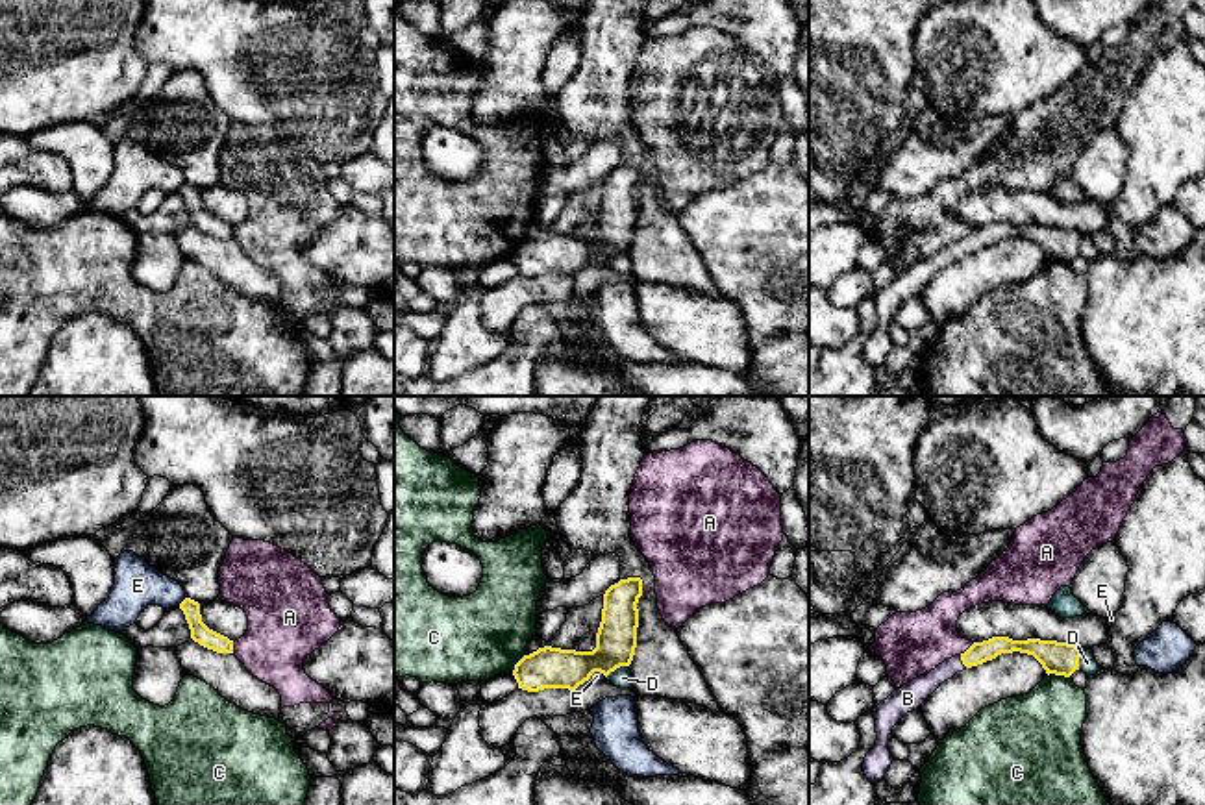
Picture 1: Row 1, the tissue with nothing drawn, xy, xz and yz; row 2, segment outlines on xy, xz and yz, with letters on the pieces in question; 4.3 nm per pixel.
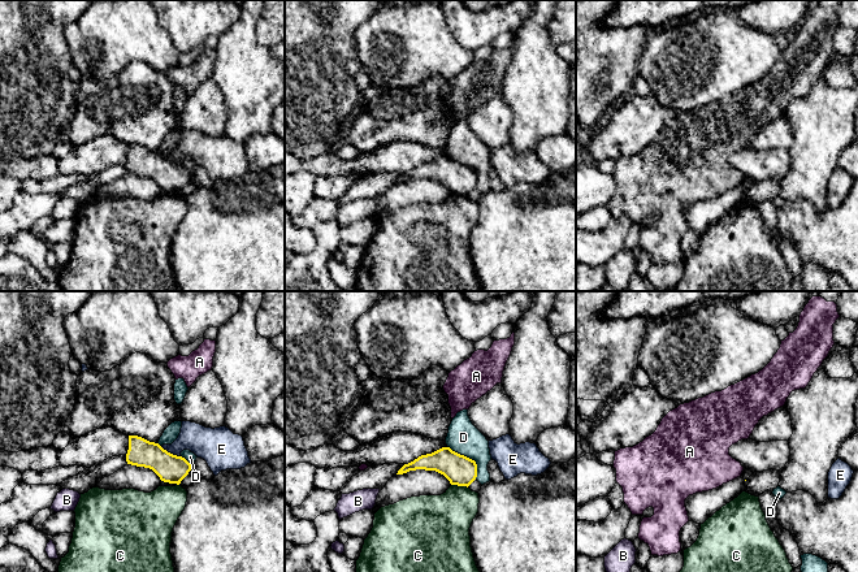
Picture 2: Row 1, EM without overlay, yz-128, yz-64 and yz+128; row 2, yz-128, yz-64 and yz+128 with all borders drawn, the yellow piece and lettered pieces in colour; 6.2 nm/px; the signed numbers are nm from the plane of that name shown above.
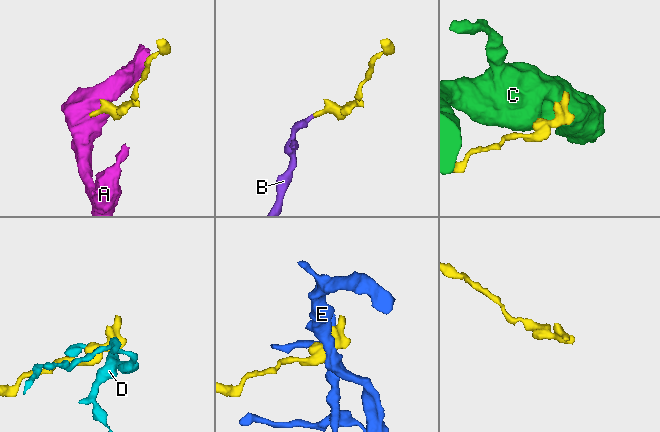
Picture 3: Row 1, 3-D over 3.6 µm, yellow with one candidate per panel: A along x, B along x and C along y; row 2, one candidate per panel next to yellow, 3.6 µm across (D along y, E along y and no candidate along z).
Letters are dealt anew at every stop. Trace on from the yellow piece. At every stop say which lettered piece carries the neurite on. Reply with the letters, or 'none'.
B

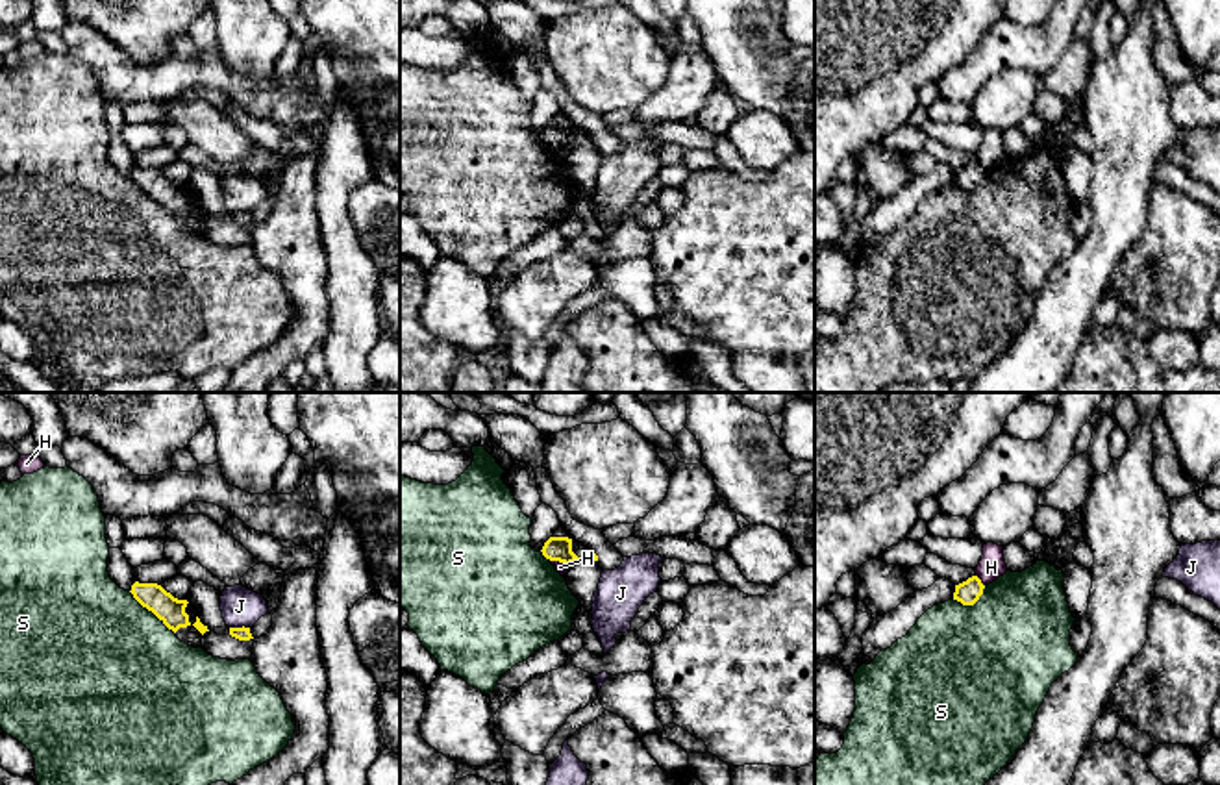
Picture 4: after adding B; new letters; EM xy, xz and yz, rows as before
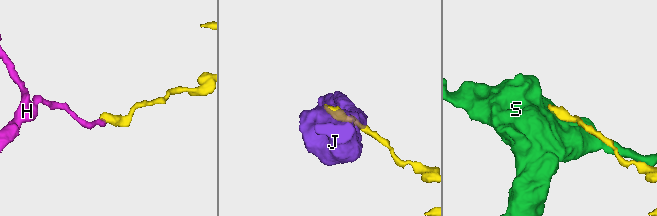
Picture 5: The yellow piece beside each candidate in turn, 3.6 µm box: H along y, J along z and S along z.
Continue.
none

